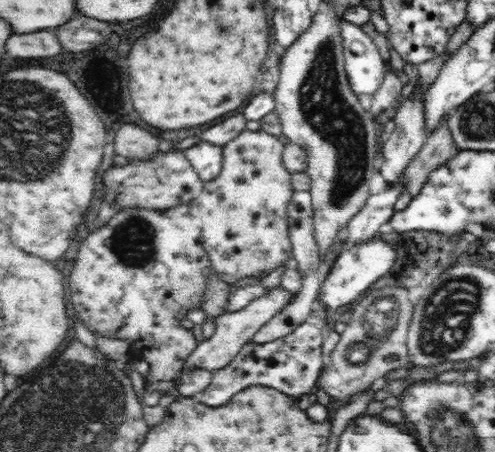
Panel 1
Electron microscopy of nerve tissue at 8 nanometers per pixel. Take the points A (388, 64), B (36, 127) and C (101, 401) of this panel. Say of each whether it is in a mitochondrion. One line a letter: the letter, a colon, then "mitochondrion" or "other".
A: other
B: mitochondrion
C: mitochondrion

